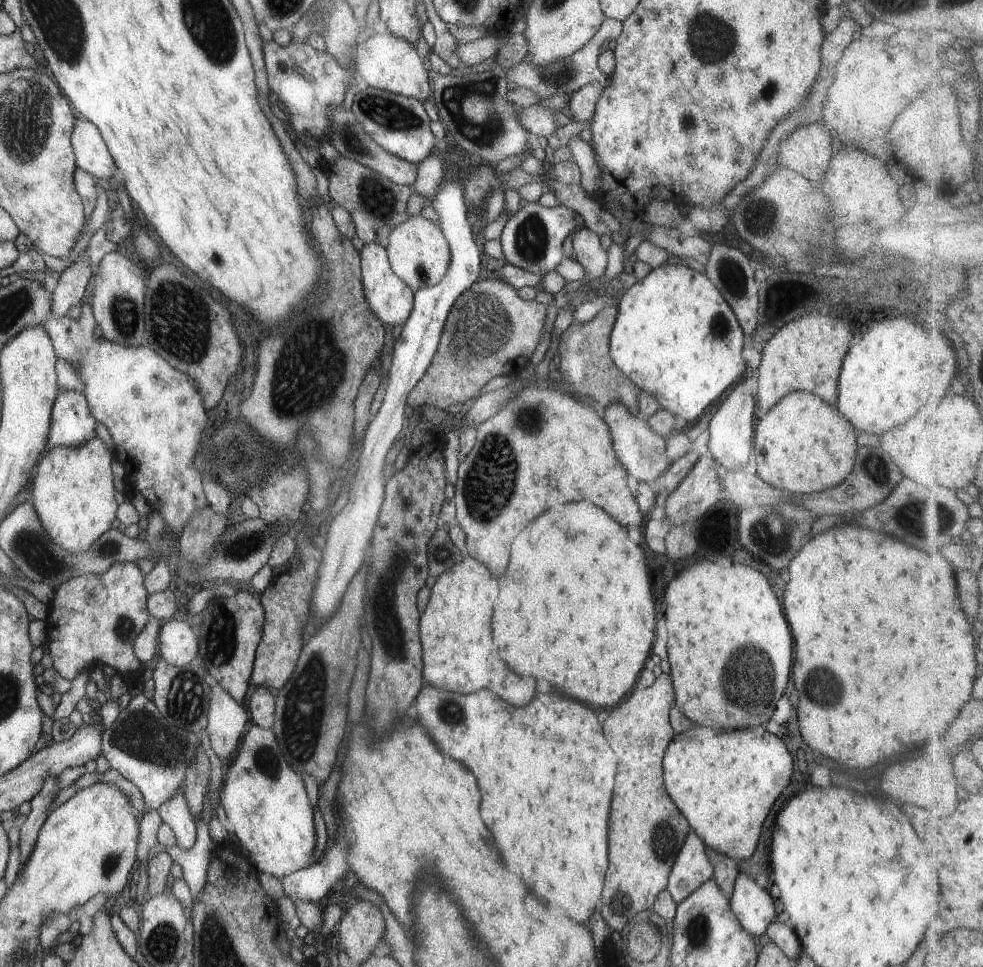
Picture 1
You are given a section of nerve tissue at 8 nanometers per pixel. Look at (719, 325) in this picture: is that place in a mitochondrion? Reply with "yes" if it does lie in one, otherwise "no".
yes

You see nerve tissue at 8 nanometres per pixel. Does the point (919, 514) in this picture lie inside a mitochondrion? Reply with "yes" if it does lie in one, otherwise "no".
yes

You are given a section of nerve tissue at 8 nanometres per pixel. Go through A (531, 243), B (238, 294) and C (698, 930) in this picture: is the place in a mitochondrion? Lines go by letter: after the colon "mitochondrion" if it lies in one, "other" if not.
A: mitochondrion
B: other
C: mitochondrion

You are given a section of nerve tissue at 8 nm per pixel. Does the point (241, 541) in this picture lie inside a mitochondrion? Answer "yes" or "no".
yes

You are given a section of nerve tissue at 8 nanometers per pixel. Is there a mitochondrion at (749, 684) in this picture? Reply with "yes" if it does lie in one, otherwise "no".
yes

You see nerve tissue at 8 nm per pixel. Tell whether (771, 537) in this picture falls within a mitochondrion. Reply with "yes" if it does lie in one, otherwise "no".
yes

